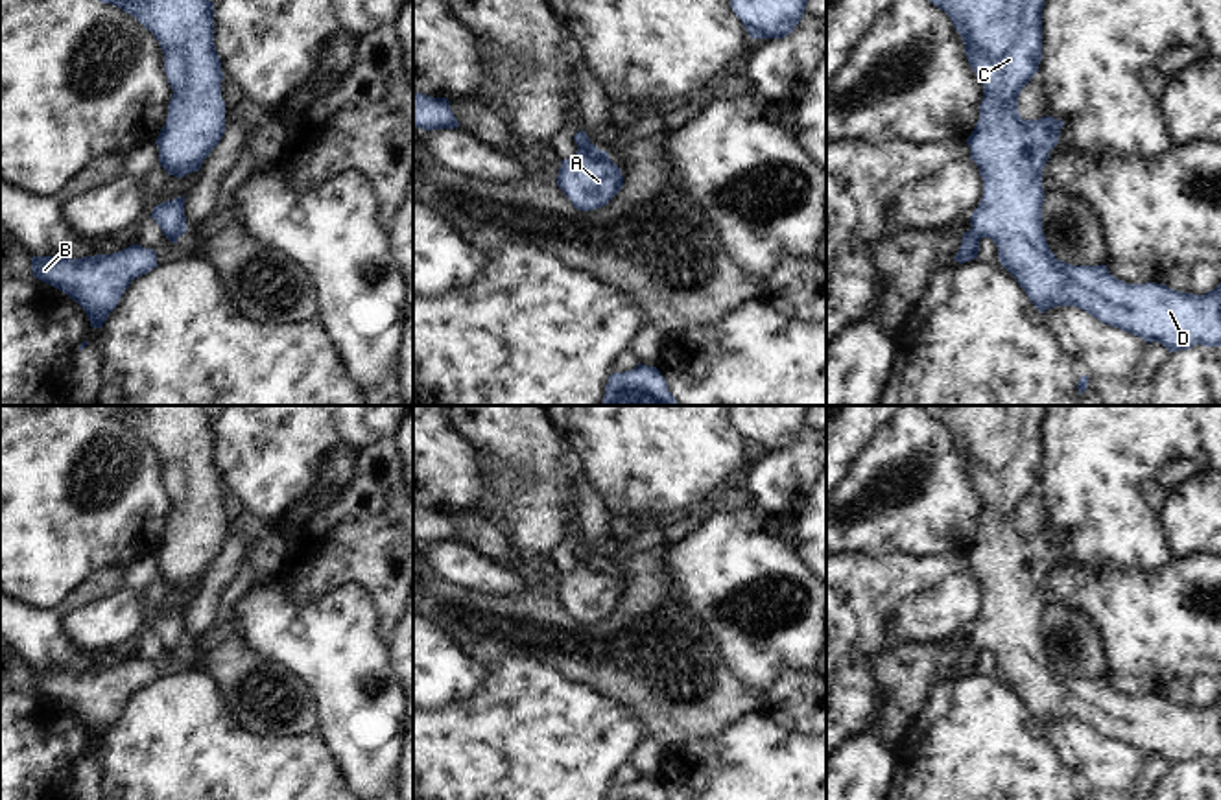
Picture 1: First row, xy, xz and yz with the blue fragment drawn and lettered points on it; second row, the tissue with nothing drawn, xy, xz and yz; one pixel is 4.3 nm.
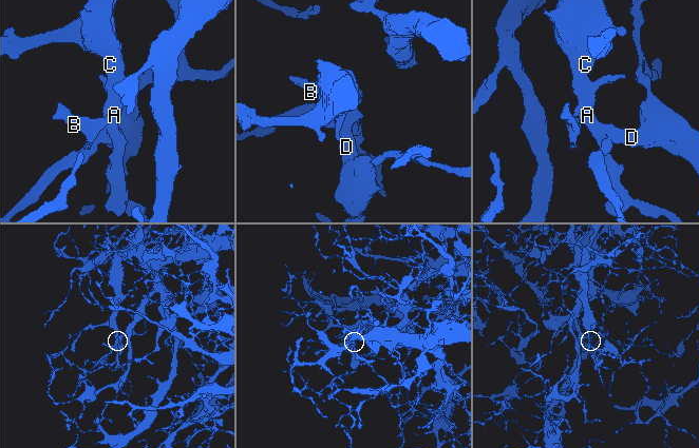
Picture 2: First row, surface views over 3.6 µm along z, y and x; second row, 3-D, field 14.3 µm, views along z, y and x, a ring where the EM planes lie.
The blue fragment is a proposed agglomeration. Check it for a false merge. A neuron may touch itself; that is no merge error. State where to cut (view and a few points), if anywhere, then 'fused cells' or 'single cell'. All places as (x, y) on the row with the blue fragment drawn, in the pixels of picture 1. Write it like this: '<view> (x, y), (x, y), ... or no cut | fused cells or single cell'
yz (972, 227), (982, 236) | fused cells

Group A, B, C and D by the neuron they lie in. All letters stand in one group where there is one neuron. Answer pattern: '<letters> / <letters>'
A C D / B

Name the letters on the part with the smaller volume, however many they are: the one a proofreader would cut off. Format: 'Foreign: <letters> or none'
Foreign: B

